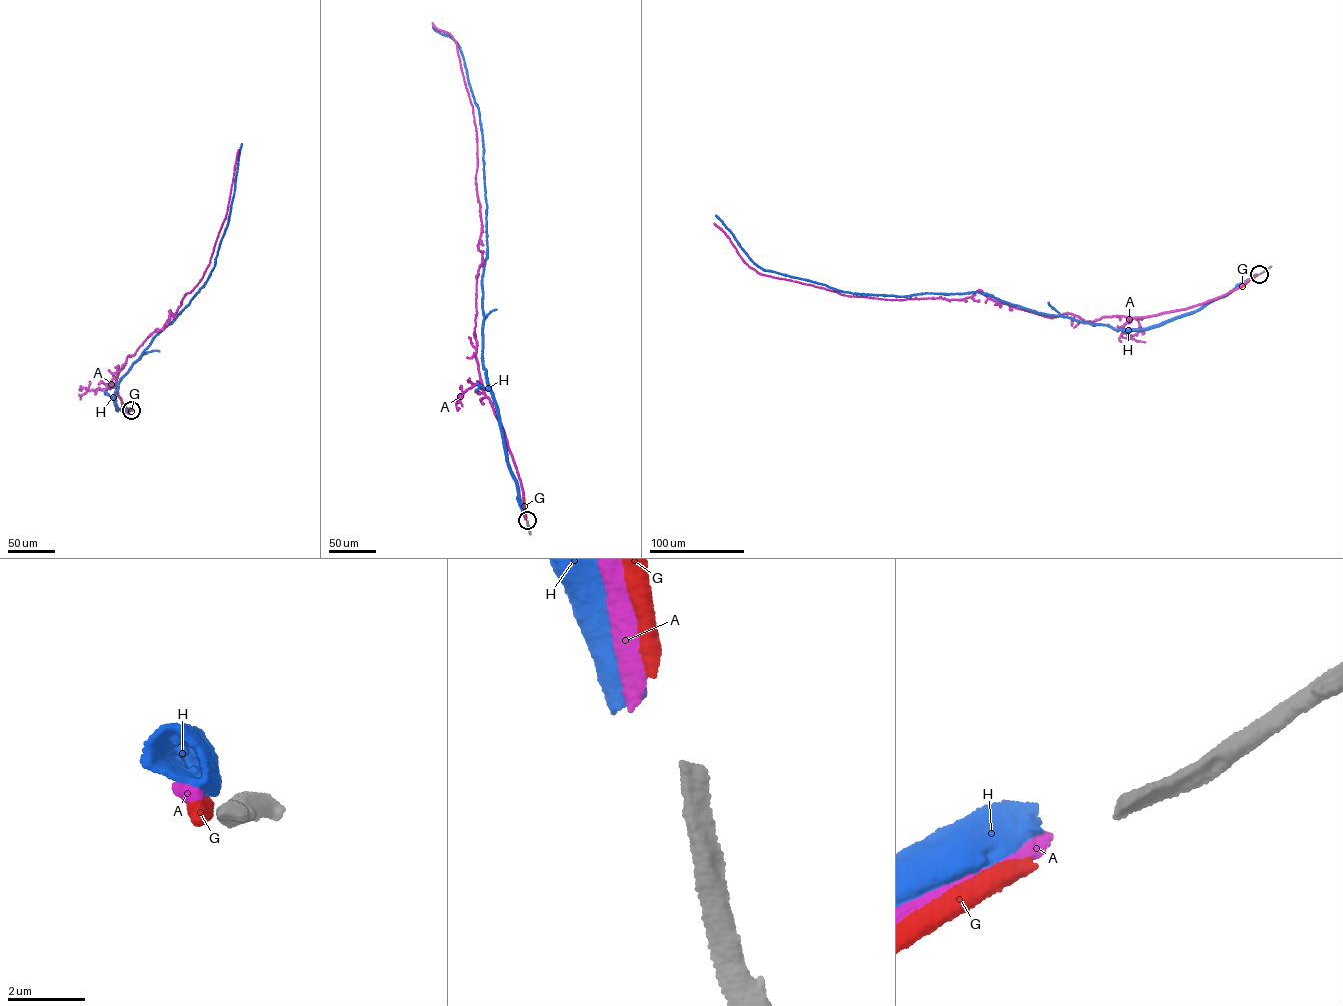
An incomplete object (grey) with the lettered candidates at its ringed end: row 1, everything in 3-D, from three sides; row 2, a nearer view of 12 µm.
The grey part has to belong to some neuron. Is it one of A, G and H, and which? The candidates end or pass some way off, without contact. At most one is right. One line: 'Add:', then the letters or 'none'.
Add: G

